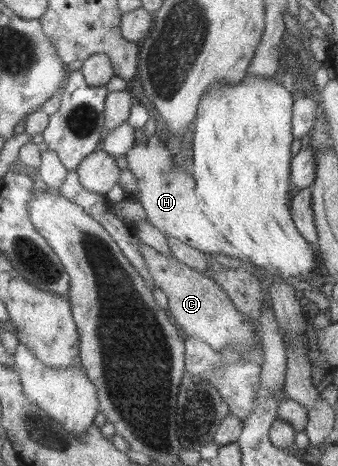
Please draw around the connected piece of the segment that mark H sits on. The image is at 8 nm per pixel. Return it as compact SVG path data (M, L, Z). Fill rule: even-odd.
M150 135L141 141L136 140L125 154L130 172L136 178L138 200L142 204L147 220L164 235L170 235L184 244L197 248L211 255L224 254L252 264L251 260L242 254L214 226L205 215L195 194L195 180L190 173L178 170L174 166L171 154L157 135Z

